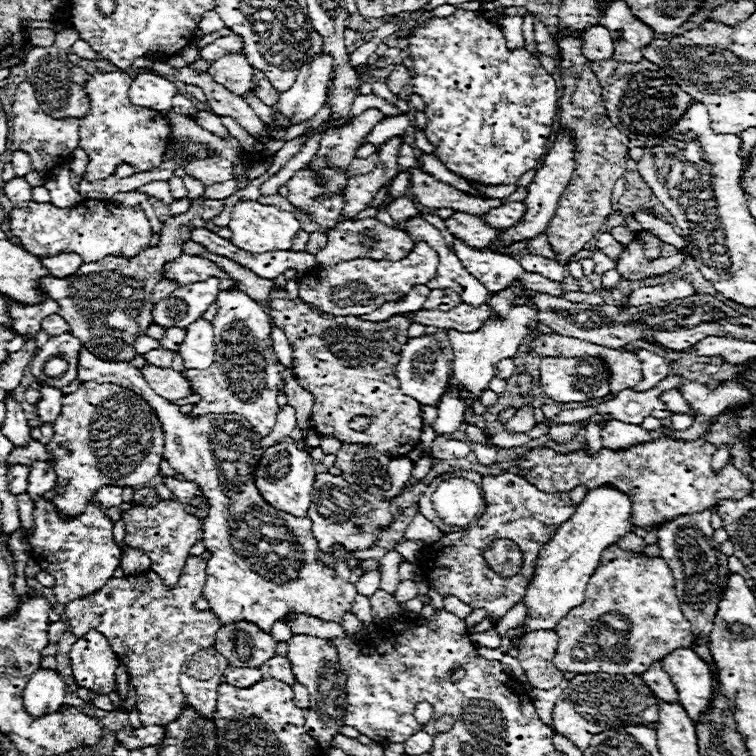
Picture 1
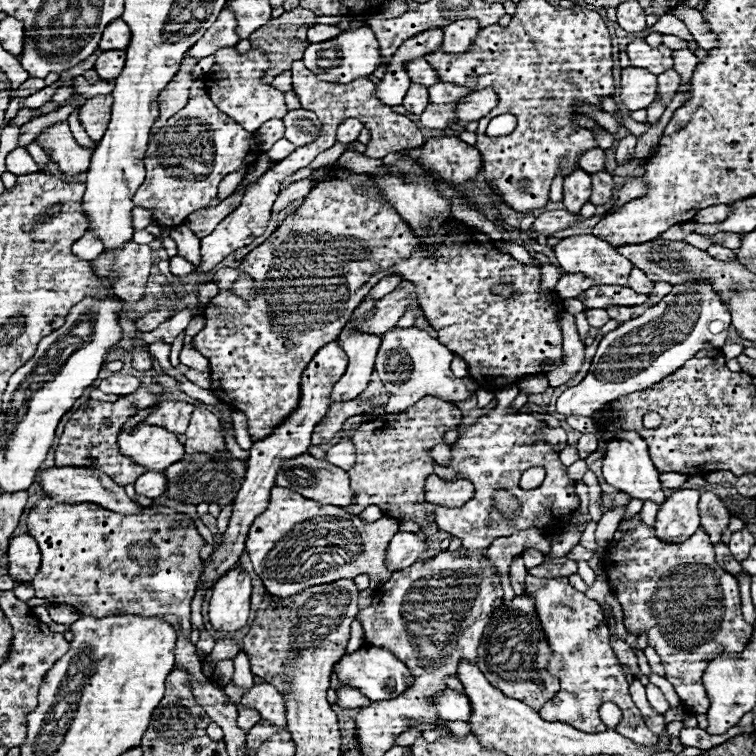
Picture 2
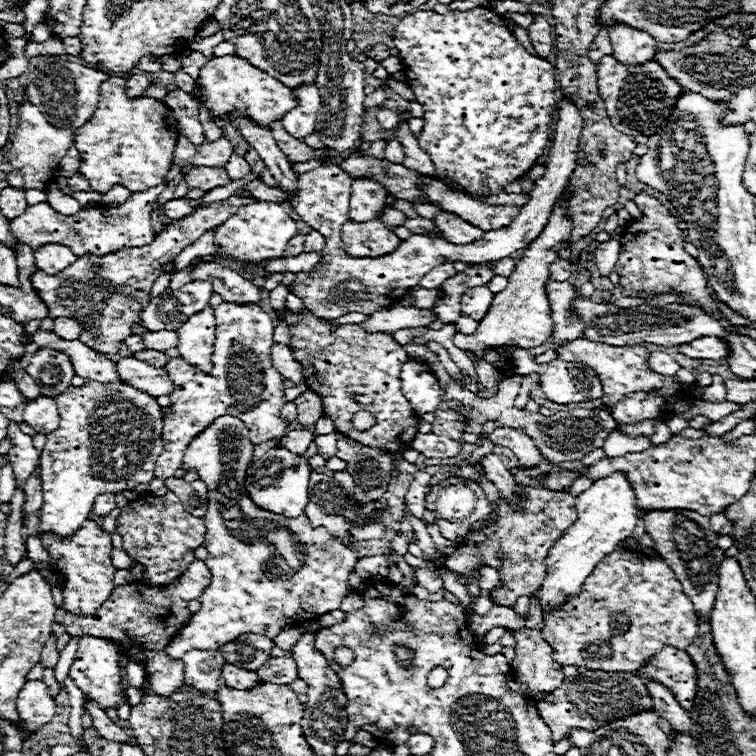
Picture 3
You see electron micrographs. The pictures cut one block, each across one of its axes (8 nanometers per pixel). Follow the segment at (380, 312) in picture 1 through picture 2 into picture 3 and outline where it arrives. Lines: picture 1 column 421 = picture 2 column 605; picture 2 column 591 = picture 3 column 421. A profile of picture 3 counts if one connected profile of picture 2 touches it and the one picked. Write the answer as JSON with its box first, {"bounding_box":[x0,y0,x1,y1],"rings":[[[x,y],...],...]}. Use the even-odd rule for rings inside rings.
{"bounding_box":[414,286,440,308],"rings":[[[420,286],[414,288],[414,298],[416,298],[416,304],[418,308],[434,308],[436,306],[436,300],[440,298],[440,290],[424,290]]]}

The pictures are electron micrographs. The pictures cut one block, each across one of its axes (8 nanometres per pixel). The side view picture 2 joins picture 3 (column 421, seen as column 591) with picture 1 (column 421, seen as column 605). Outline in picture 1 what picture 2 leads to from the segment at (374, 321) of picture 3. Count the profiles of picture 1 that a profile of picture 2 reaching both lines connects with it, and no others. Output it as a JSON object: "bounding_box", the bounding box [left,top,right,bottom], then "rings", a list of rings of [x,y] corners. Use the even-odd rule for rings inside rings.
{"bounding_box":[404,304,492,332],"rings":[[[458,304],[450,312],[440,310],[418,310],[418,312],[406,312],[404,316],[410,318],[412,324],[424,324],[424,326],[436,326],[436,328],[456,328],[462,332],[474,332],[478,330],[484,320],[492,314],[490,306],[484,304],[480,308],[472,308],[468,304]]]}

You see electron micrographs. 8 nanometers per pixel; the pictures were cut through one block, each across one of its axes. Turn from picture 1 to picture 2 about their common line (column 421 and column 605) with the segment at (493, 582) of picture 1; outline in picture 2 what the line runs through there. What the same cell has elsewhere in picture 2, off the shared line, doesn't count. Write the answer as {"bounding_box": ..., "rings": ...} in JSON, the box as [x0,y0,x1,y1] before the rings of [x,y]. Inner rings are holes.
{"bounding_box":[602,516,754,714],"rings":[[[634,516],[620,522],[614,538],[608,542],[602,562],[608,584],[622,604],[624,626],[634,634],[648,634],[648,646],[656,648],[662,658],[666,668],[664,674],[686,710],[692,714],[706,714],[710,700],[702,686],[704,668],[722,652],[742,652],[754,632],[754,626],[742,616],[738,580],[716,564],[708,534],[700,528],[700,532],[682,544],[666,544],[656,538],[654,528],[644,526],[640,516]]]}

